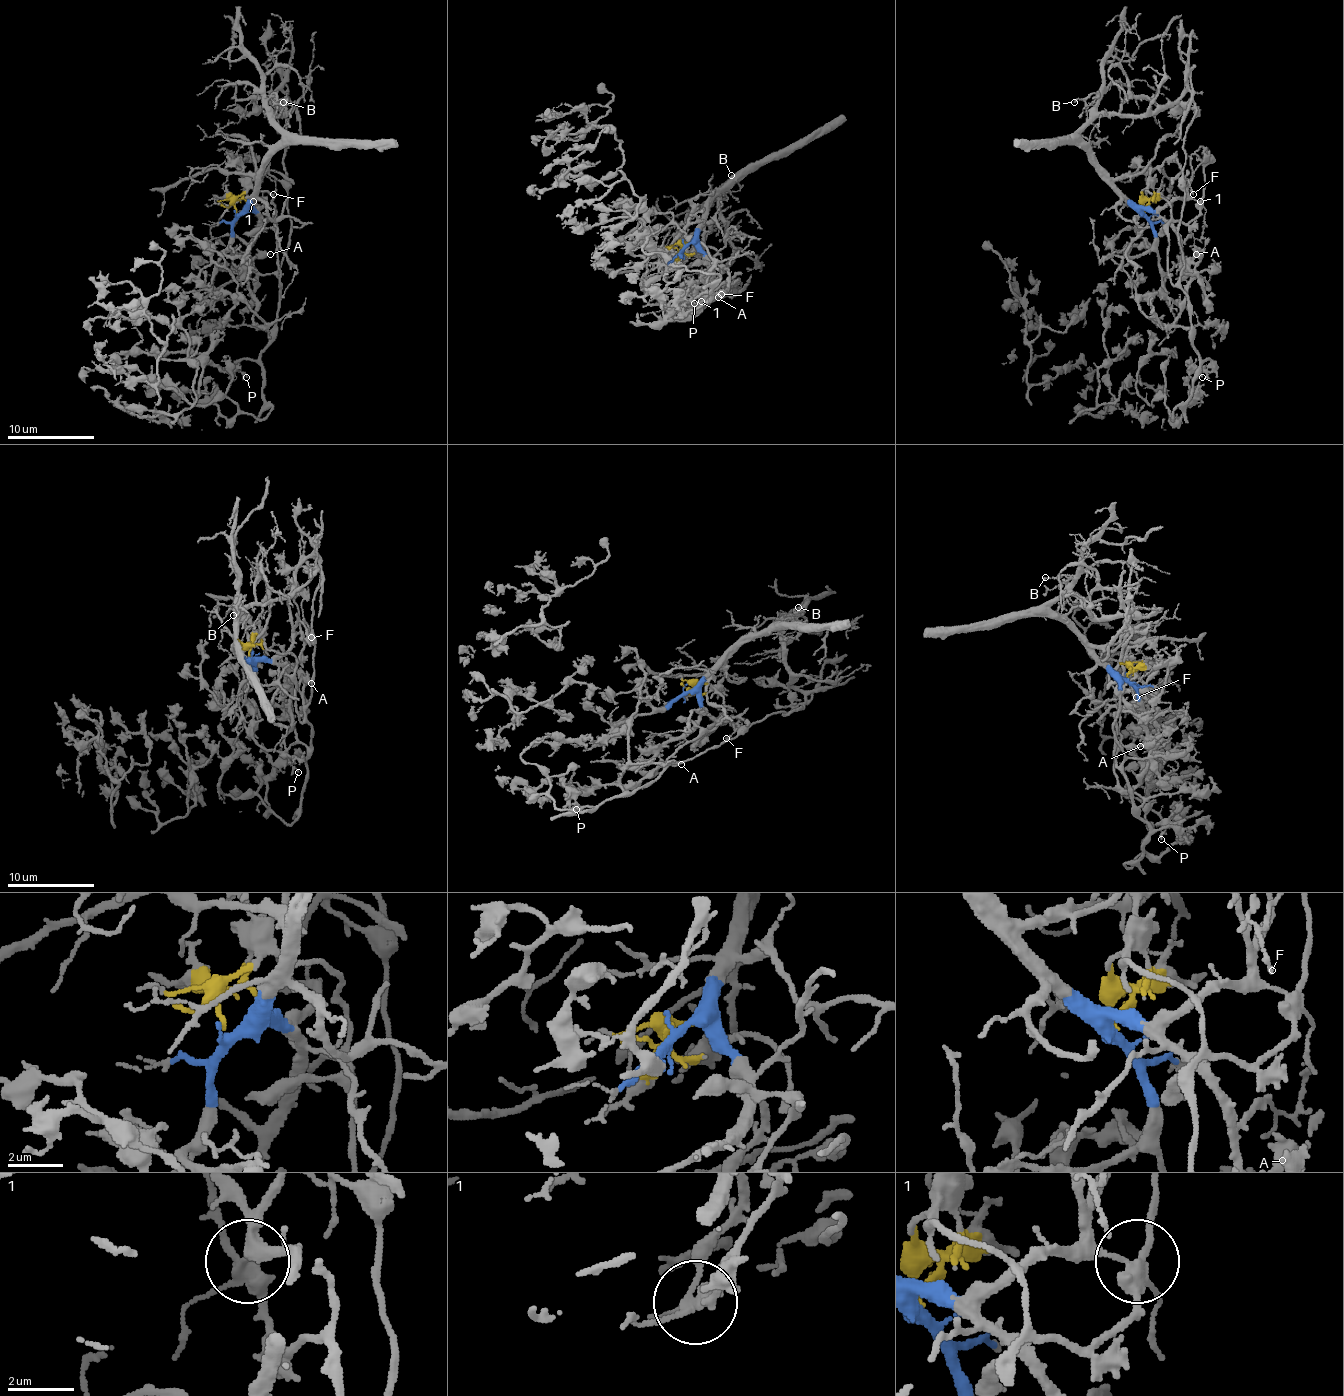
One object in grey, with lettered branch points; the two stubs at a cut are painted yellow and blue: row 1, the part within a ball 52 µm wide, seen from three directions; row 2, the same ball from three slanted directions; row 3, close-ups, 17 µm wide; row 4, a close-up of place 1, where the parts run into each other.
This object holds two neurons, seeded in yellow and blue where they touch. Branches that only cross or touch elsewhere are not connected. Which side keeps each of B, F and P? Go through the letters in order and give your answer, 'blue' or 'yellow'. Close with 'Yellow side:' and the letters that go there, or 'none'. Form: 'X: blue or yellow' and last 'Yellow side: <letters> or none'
B: blue
F: yellow
P: yellow
Yellow side: F, P

